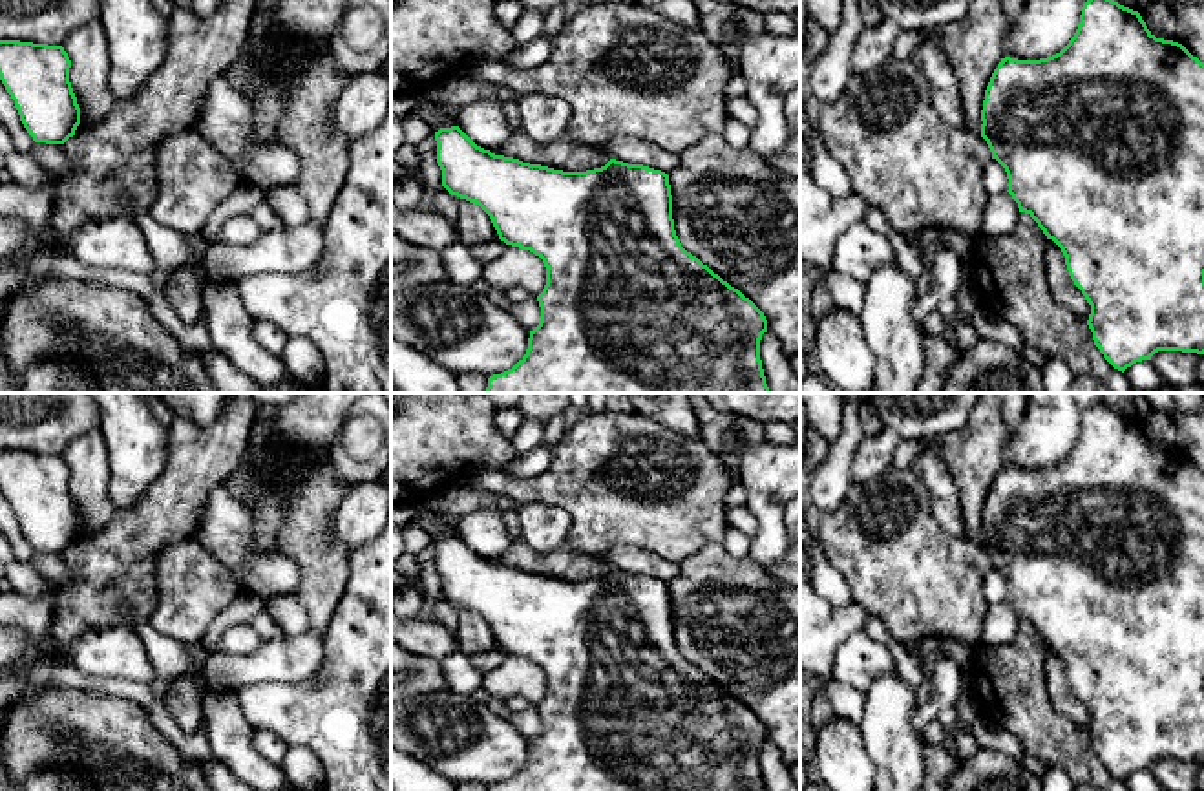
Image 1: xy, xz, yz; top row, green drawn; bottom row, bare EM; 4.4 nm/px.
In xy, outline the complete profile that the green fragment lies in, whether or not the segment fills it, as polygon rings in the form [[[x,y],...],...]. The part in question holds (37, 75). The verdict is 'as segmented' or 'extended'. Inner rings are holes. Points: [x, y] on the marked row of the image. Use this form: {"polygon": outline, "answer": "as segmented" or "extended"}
{"polygon": [[[0,40],[0,80],[35,142],[64,144],[80,124],[62,46]]], "answer": "as segmented"}

